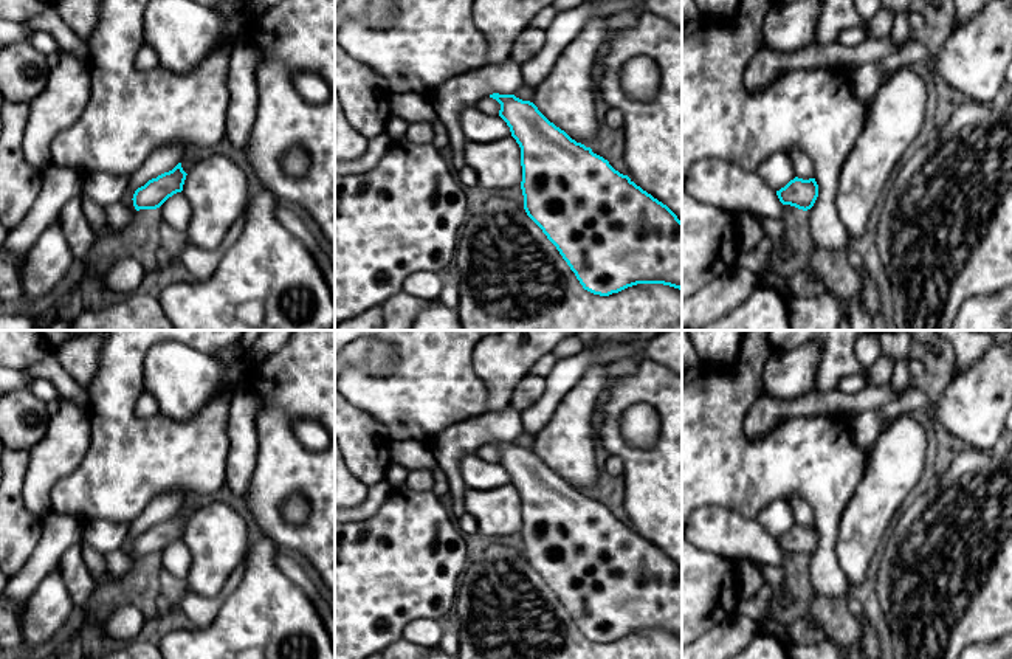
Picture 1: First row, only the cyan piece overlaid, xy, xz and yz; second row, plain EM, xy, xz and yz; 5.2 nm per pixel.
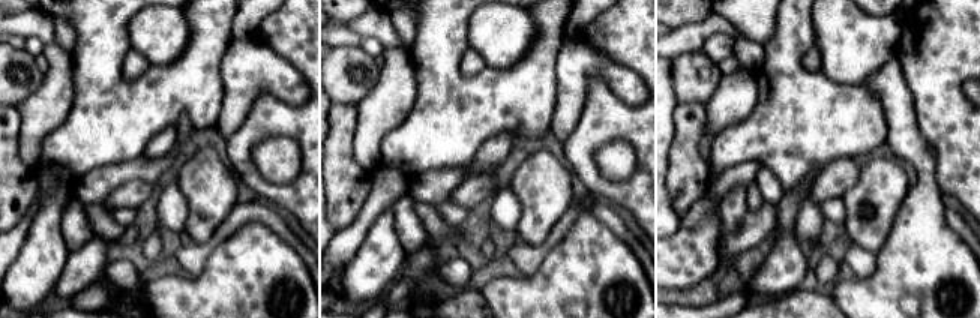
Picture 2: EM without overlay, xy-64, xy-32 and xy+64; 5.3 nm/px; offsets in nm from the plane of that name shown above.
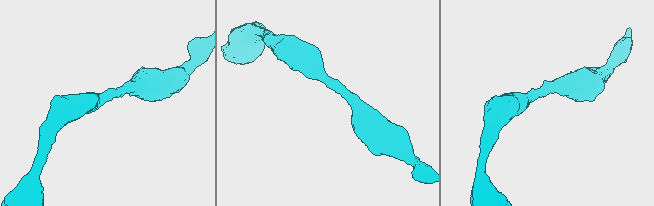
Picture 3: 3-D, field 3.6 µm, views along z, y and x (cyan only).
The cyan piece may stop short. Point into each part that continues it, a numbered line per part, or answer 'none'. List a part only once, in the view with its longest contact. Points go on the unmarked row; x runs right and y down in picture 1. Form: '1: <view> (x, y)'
none

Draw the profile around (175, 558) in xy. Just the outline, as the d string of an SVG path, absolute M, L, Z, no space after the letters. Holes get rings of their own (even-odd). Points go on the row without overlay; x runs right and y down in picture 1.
M183 538L169 544L160 554L160 560L163 563L164 575L167 577L167 580L177 585L183 585L188 578L192 563L192 555L188 546L184 544Z

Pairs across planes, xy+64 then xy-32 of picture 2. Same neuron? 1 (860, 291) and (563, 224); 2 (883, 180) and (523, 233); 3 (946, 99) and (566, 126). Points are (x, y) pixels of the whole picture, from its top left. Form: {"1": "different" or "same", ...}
{"1": "different", "2": "same", "3": "different"}

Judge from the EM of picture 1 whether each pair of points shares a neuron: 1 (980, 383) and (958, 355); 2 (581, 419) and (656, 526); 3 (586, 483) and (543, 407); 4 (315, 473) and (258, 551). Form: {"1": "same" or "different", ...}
{"1": "different", "2": "different", "3": "different", "4": "different"}

